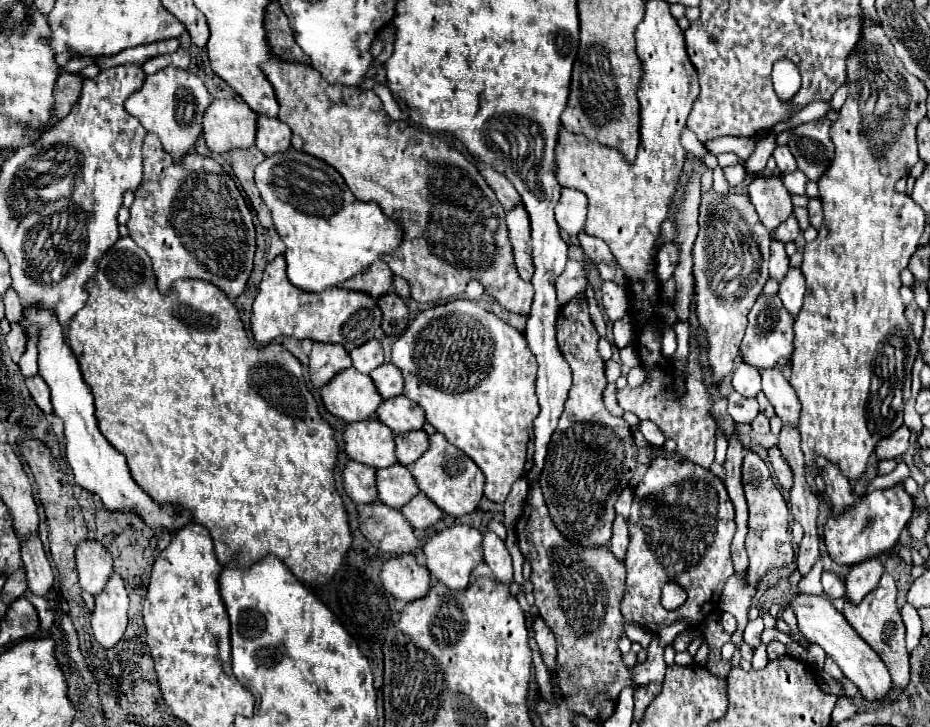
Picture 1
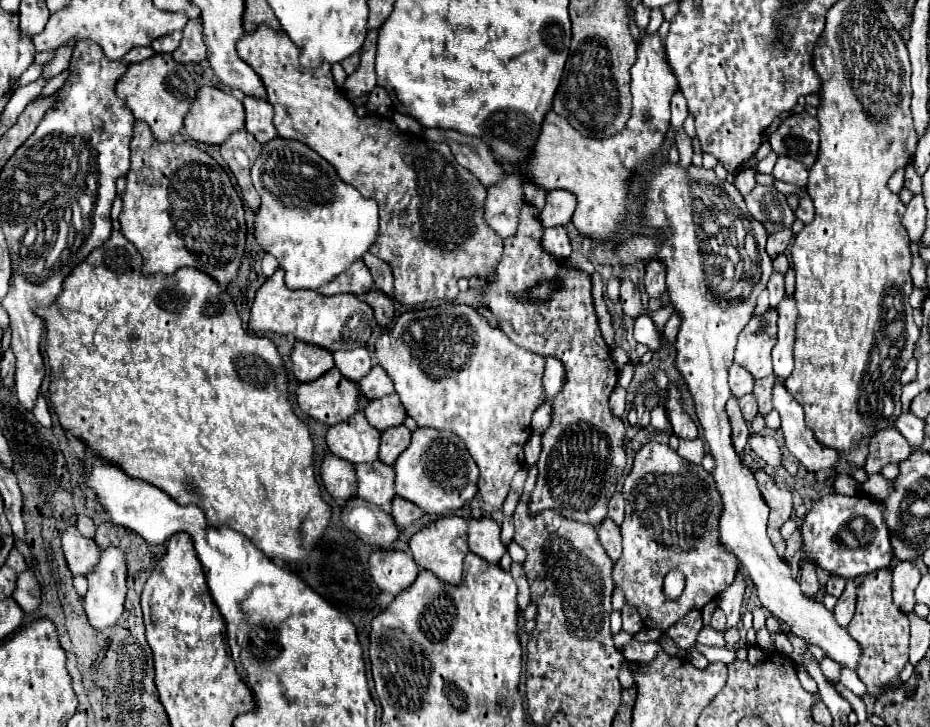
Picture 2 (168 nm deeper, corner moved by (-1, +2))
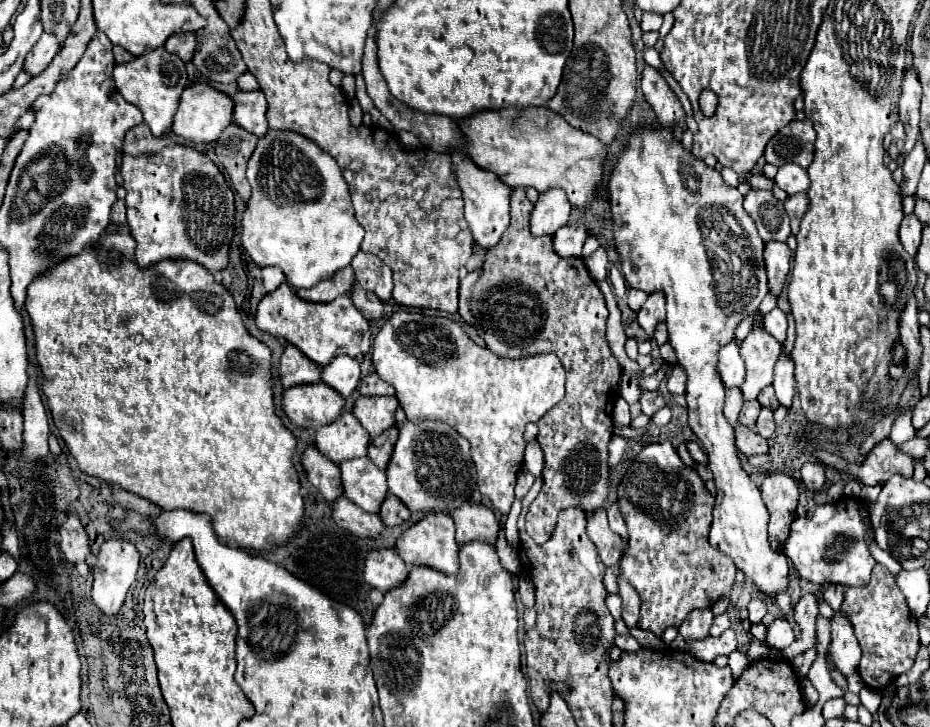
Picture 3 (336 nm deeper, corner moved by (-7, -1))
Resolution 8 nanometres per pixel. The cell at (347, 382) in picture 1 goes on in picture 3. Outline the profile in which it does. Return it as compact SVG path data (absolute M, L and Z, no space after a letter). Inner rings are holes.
M324 382L292 386L282 396L282 408L288 418L302 428L322 428L338 420L346 400Z

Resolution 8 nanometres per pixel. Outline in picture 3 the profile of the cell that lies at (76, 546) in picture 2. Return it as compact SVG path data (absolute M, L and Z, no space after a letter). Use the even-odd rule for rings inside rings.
M70 514L68 520L60 526L60 550L70 564L90 560L92 556L90 538L76 514Z

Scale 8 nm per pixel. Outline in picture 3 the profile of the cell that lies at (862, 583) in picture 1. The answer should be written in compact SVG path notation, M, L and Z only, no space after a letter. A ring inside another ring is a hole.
M836 612L830 622L832 622L832 642L828 652L836 668L844 676L850 676L856 672L860 662L860 644L854 636L854 628L850 620L846 620L846 612Z

